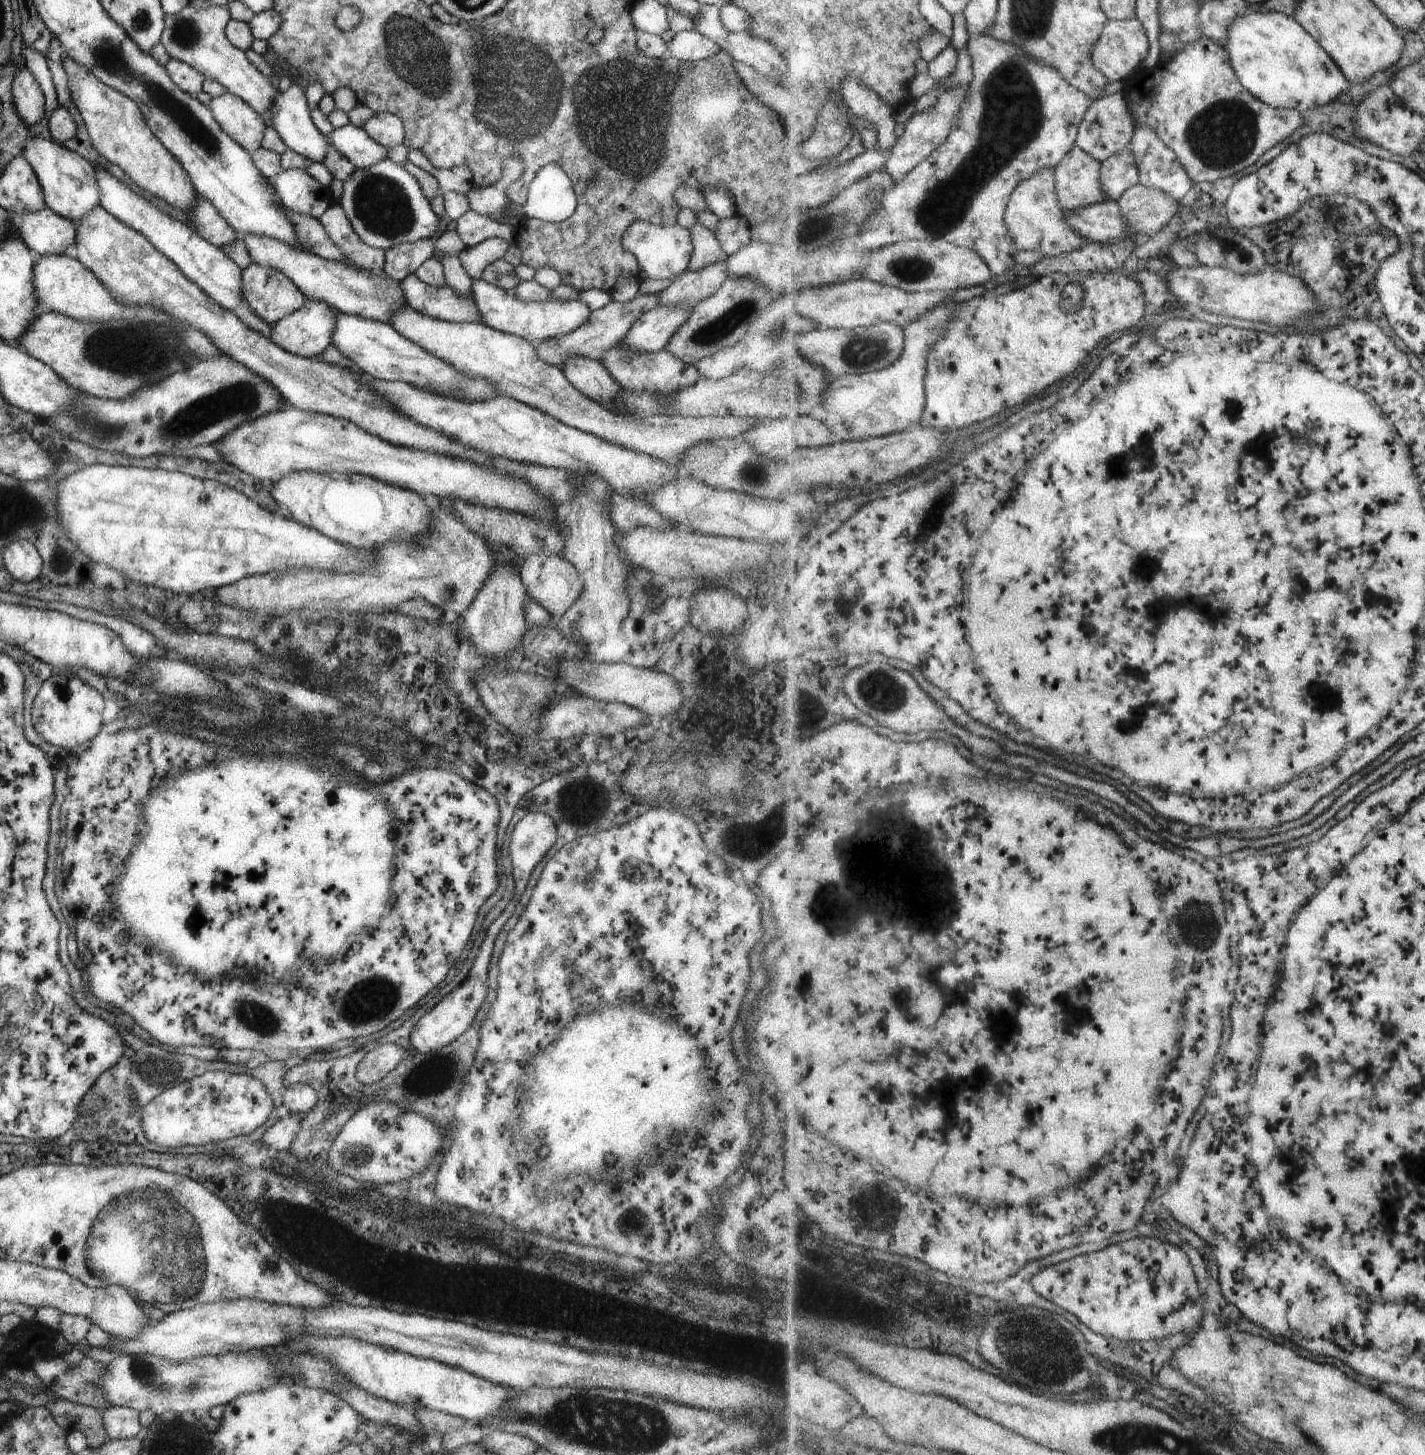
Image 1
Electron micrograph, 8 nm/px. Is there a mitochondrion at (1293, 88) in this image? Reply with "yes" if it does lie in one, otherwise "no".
no

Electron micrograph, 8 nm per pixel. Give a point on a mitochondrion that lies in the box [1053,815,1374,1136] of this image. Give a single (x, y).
(1197, 925)

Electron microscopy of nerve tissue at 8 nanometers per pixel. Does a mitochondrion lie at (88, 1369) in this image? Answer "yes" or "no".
no

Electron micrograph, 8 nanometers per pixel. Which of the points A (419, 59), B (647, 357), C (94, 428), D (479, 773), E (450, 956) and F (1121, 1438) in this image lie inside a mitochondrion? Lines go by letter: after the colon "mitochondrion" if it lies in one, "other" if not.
A: mitochondrion
B: other
C: mitochondrion
D: other
E: other
F: mitochondrion

